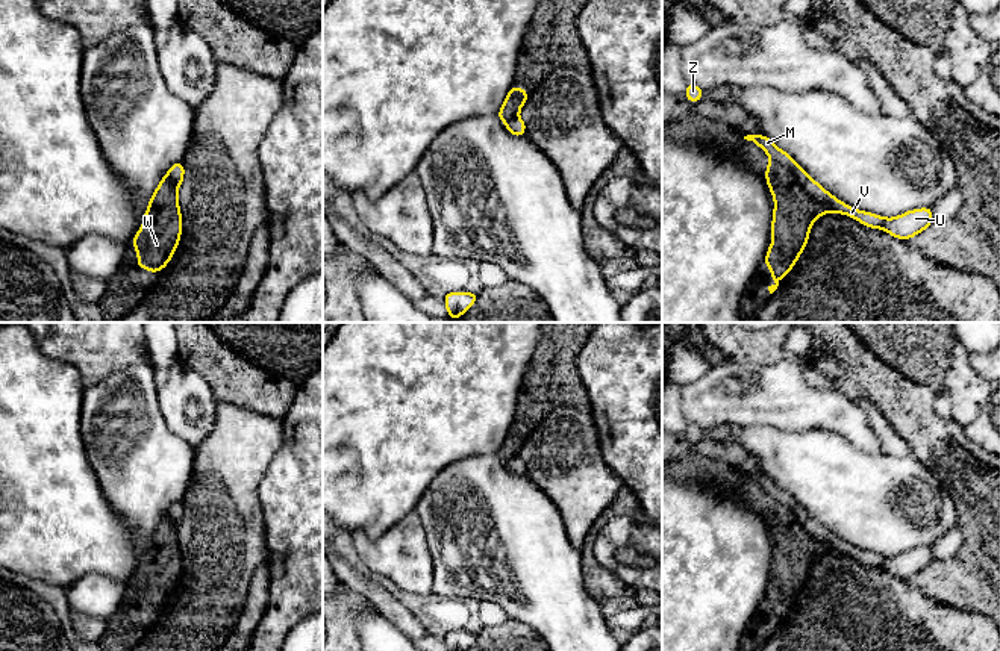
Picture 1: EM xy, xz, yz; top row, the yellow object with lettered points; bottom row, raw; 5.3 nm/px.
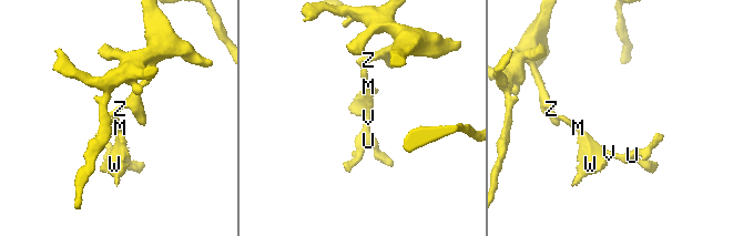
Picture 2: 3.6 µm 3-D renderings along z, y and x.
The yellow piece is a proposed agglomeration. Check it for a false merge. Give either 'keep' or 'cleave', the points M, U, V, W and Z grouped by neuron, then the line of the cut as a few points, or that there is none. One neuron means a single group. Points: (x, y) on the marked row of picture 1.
cleave; M U V Z / W; cut in yz along (771, 158), (785, 165), (814, 199), (834, 211)

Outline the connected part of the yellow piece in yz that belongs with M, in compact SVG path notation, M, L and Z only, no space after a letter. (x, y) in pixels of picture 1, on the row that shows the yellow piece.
M747 135L744 139L758 144L770 159L789 168L798 179L802 188L817 201L829 206L833 212L848 215L858 220L865 227L880 229L891 236L908 241L909 238L926 230L933 221L932 207L914 209L895 218L883 218L871 212L858 210L836 197L829 194L820 183L809 177L809 174L783 150L764 135Z

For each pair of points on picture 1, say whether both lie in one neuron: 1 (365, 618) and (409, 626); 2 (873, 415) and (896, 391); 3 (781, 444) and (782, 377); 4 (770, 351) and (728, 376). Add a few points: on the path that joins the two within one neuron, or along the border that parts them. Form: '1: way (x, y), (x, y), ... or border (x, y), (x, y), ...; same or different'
1: border (371, 606), (406, 635); different
2: border (850, 397), (867, 398), (902, 436); different
3: border (746, 426), (773, 426), (788, 430), (815, 429); different
4: border (782, 358), (770, 365), (732, 361); different

